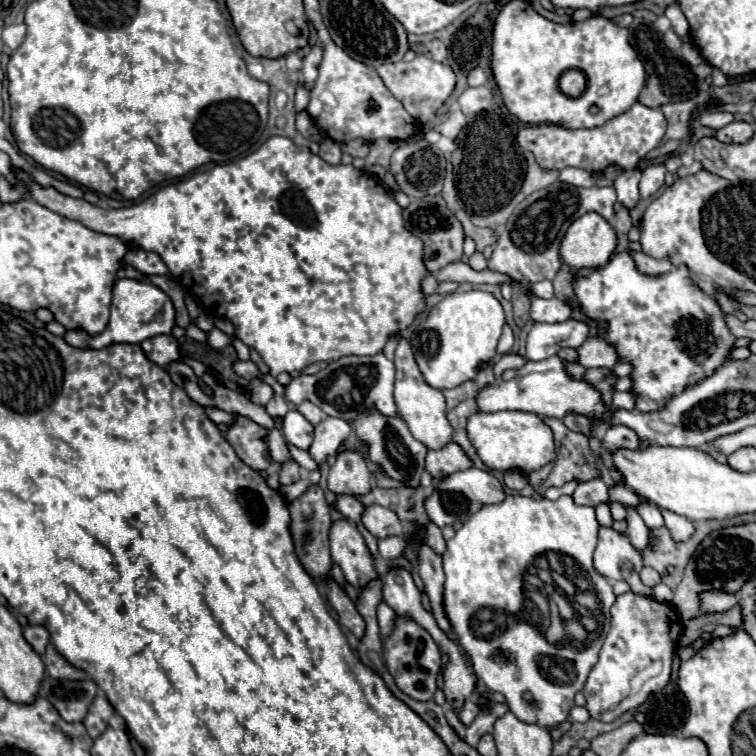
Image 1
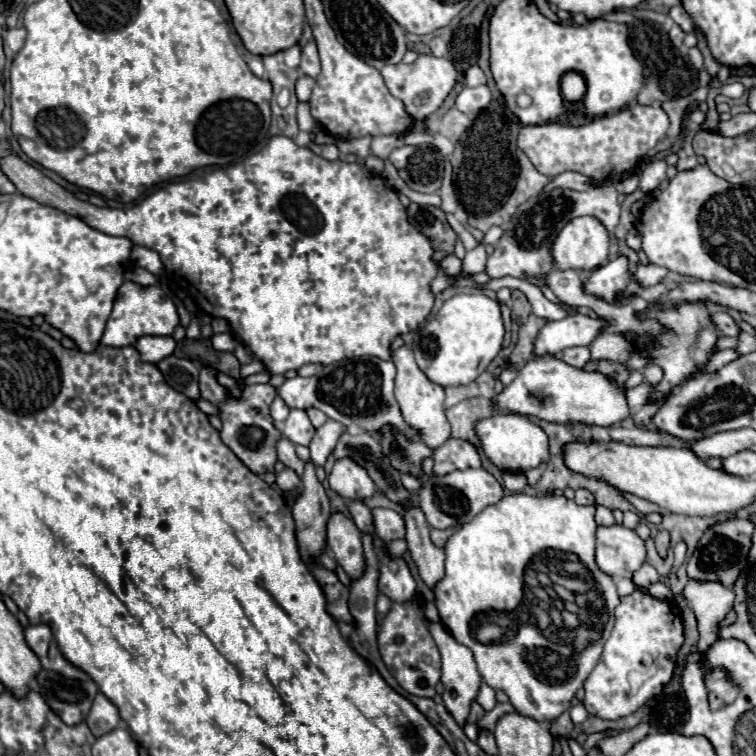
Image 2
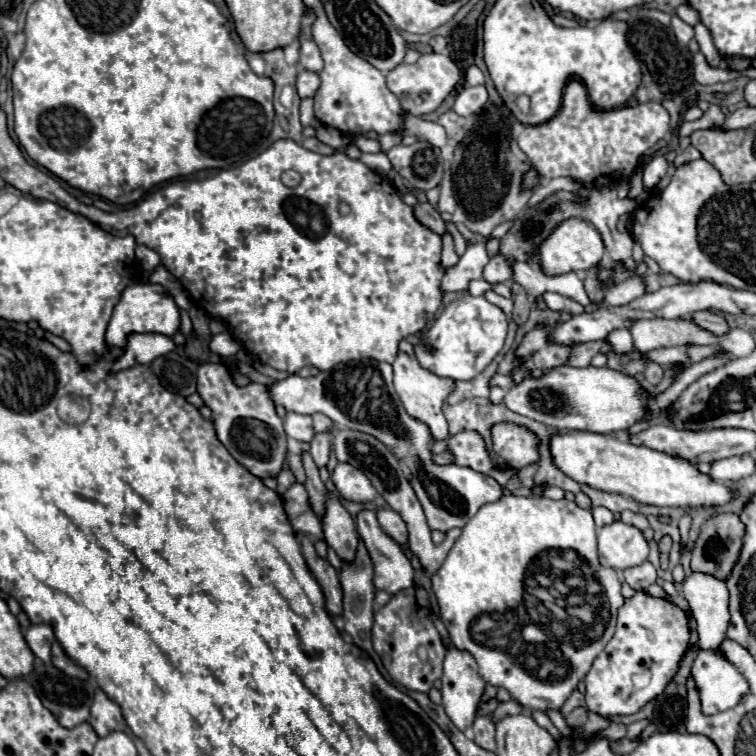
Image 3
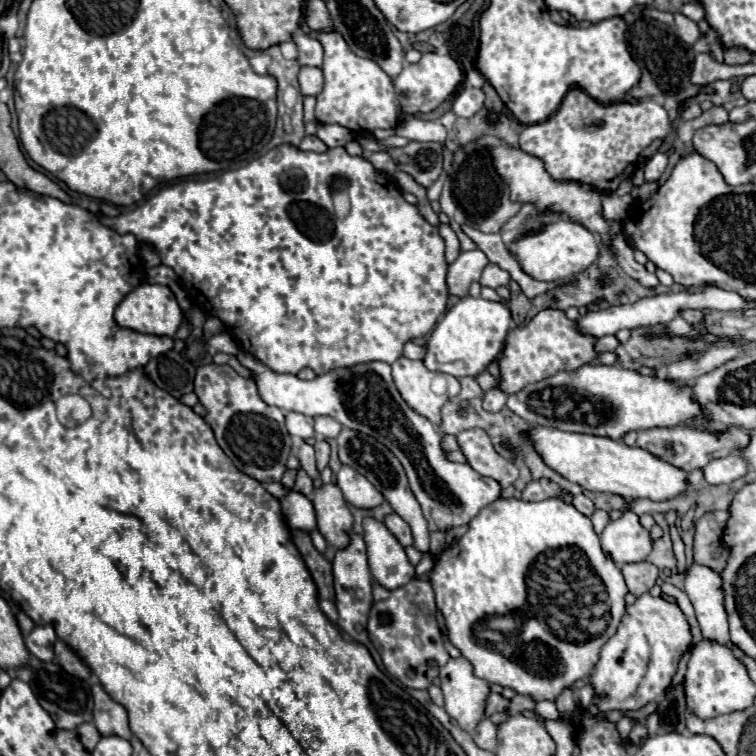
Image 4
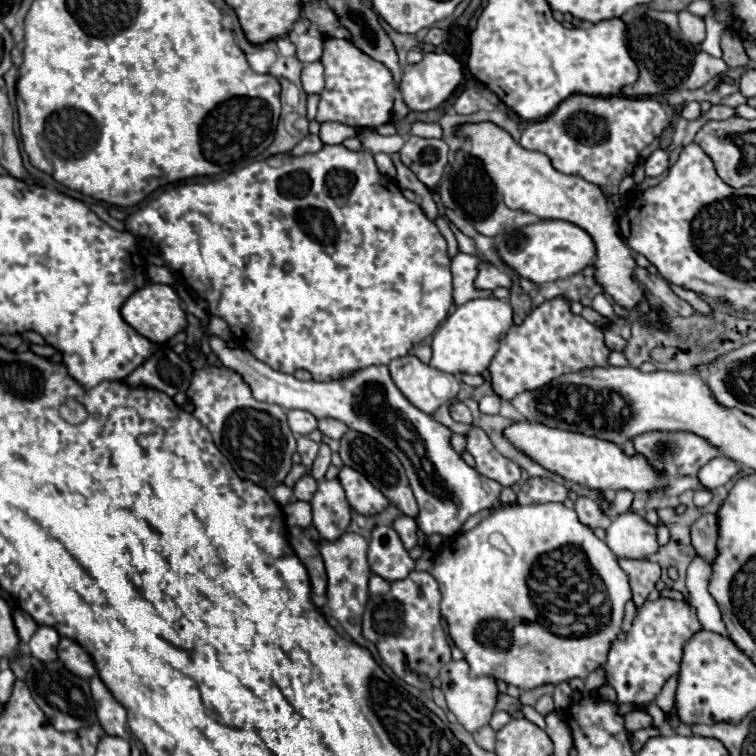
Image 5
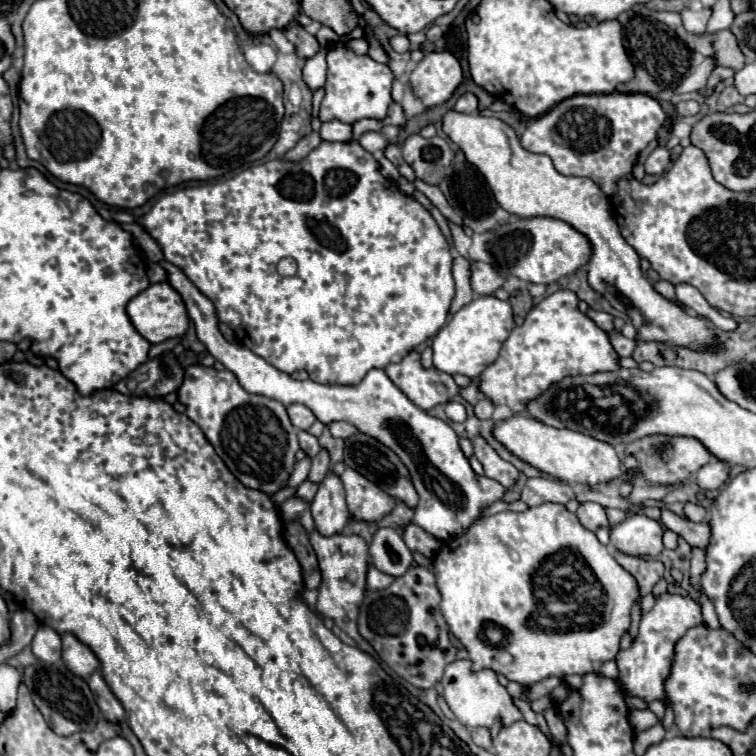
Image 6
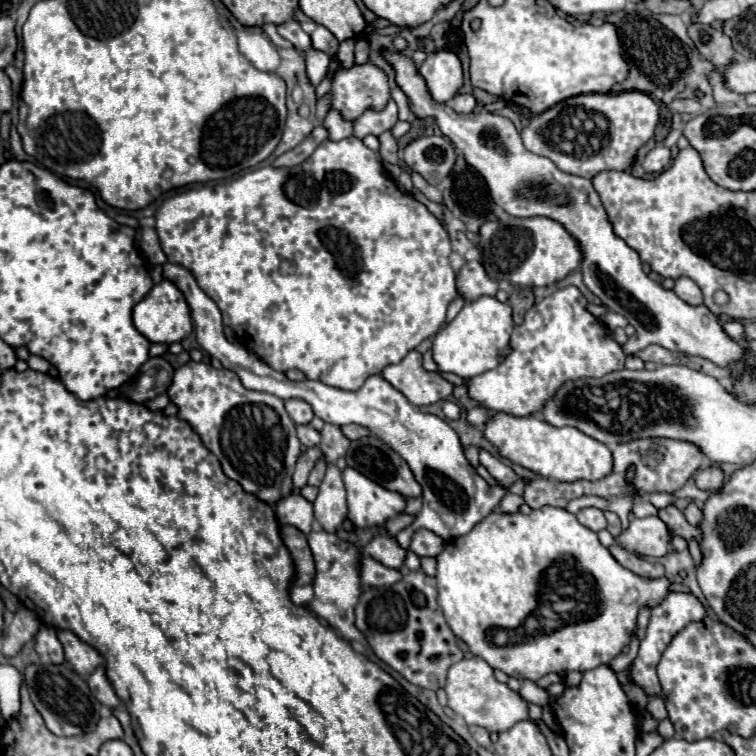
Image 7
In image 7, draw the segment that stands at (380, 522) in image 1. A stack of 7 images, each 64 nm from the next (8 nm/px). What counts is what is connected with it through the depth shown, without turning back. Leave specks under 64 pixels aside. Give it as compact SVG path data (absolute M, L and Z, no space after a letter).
M426 528L416 530L408 546L408 550L418 556L438 556L442 548L444 548L444 540L440 540L434 532L428 532Z

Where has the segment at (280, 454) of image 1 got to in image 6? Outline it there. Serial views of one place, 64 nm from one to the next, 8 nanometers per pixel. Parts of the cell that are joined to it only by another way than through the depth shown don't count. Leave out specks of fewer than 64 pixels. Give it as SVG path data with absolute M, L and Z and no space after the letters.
M304 480L304 482L296 488L296 496L310 504L312 498L314 498L314 494L316 494L316 488L318 488L318 484L314 484L314 482L310 482L310 480Z

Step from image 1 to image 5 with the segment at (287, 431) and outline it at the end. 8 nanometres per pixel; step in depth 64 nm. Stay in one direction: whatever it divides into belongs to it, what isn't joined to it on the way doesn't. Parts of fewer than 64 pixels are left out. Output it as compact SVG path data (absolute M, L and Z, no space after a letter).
M290 410L288 412L288 426L298 436L308 436L312 430L316 430L318 420L304 410Z

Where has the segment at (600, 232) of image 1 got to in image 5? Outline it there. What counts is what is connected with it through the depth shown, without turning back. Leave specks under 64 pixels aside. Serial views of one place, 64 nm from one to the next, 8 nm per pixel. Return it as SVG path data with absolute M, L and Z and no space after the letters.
M540 220L524 228L508 230L504 232L504 236L496 238L496 248L500 258L510 268L514 268L520 276L536 284L546 284L578 274L580 270L590 266L596 256L596 246L592 236L580 226L566 220Z

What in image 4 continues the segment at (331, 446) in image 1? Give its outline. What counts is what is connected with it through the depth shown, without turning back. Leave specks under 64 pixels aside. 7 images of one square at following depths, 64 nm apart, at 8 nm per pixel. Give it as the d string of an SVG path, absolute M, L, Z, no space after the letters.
M316 440L314 452L316 452L318 470L324 470L328 466L328 458L330 458L330 444L326 440Z

